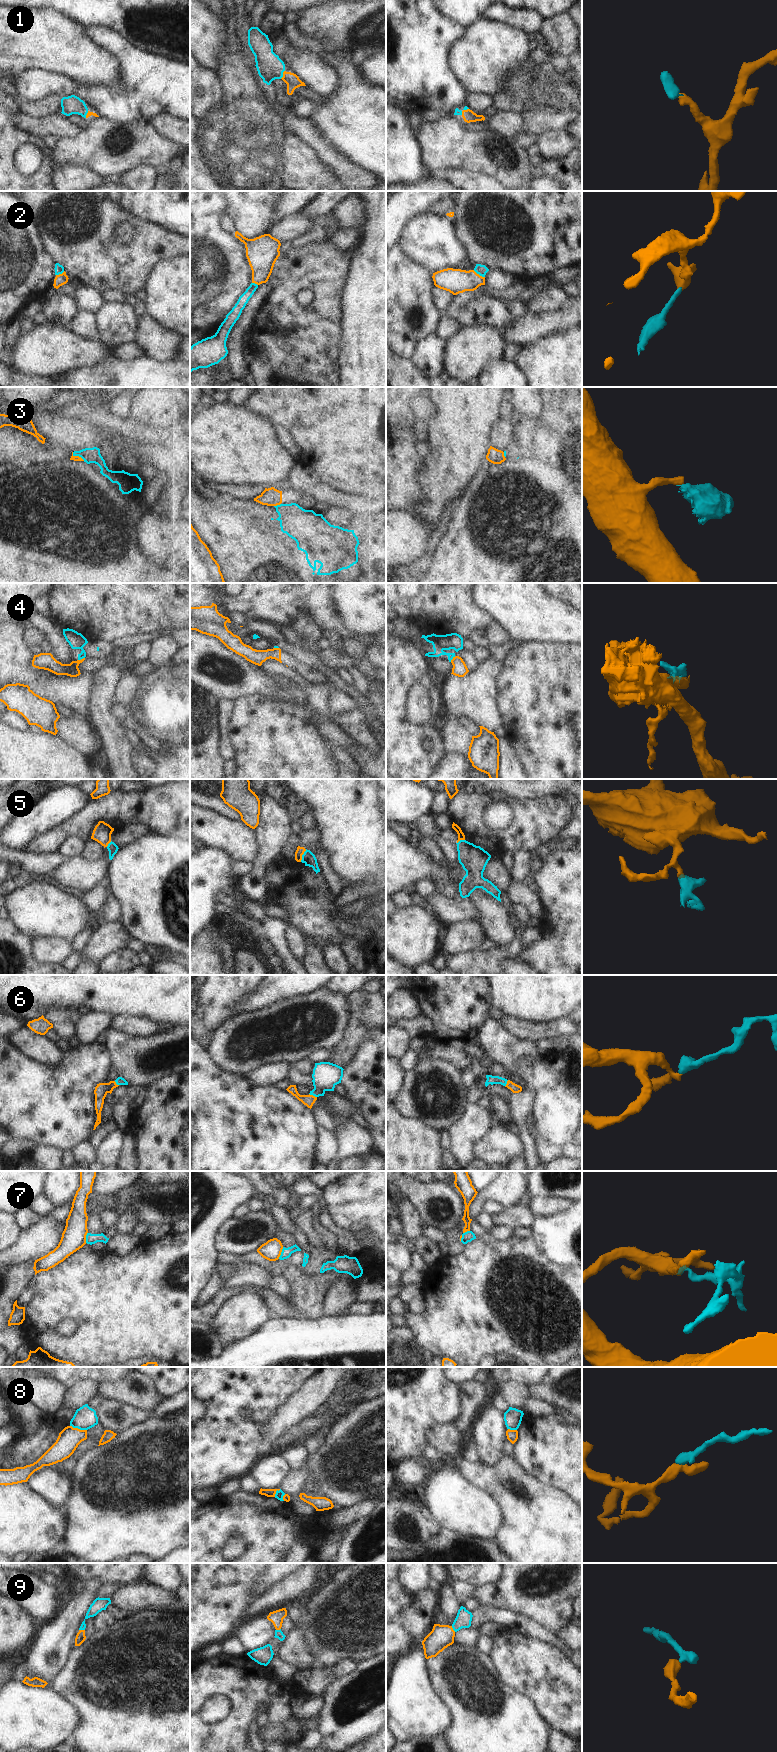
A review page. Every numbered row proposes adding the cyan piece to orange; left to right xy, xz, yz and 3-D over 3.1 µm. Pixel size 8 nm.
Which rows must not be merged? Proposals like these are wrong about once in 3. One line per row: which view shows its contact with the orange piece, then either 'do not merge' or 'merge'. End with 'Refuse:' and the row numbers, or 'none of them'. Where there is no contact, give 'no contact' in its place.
1: contact in xz; merge
2: contact in yz; do not merge
3: contact in xz; do not merge
4: contact in xy; do not merge
5: contact in xz; do not merge
6: contact in xz; merge
7: contact in xz; do not merge
8: contact in xy; do not merge
9: contact in xy; merge
Refuse: 2, 3, 4, 5, 7, 8

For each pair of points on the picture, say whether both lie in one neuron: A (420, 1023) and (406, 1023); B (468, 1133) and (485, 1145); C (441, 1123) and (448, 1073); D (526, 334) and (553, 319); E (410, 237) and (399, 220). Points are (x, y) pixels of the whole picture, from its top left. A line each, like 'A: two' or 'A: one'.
A: one
B: two
C: one
D: one
E: two

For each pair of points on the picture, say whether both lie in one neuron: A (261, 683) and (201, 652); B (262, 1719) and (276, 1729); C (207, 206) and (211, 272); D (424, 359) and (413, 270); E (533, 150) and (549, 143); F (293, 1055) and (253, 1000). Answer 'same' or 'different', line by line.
A: same
B: different
C: same
D: different
E: different
F: different

